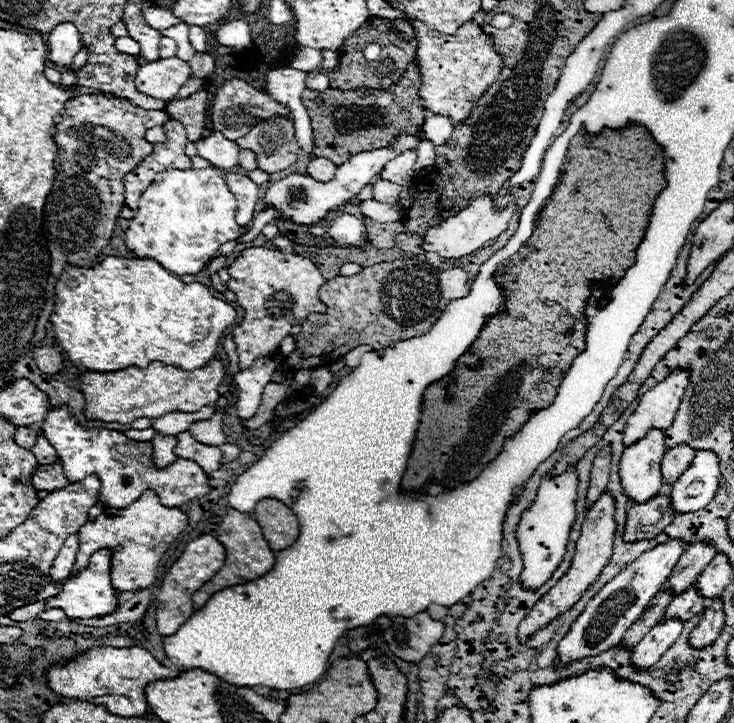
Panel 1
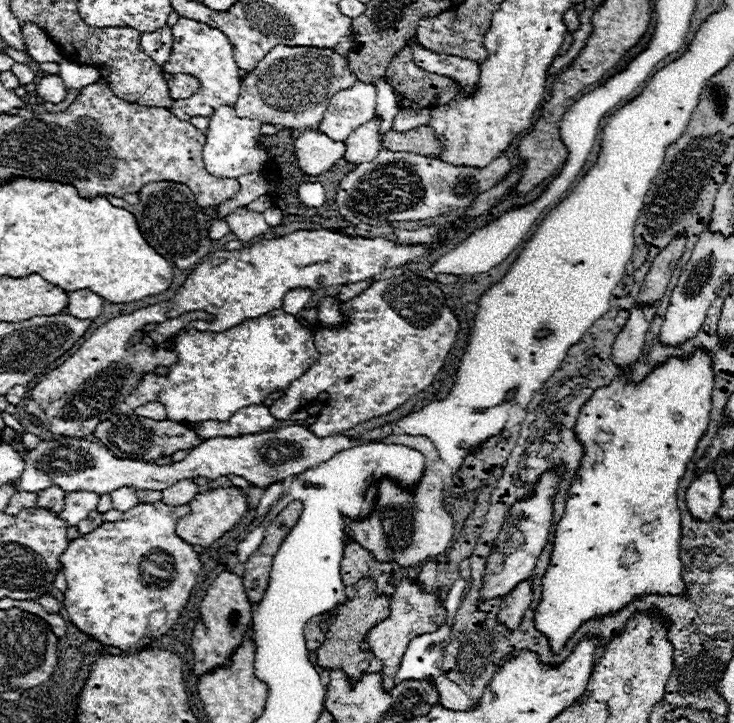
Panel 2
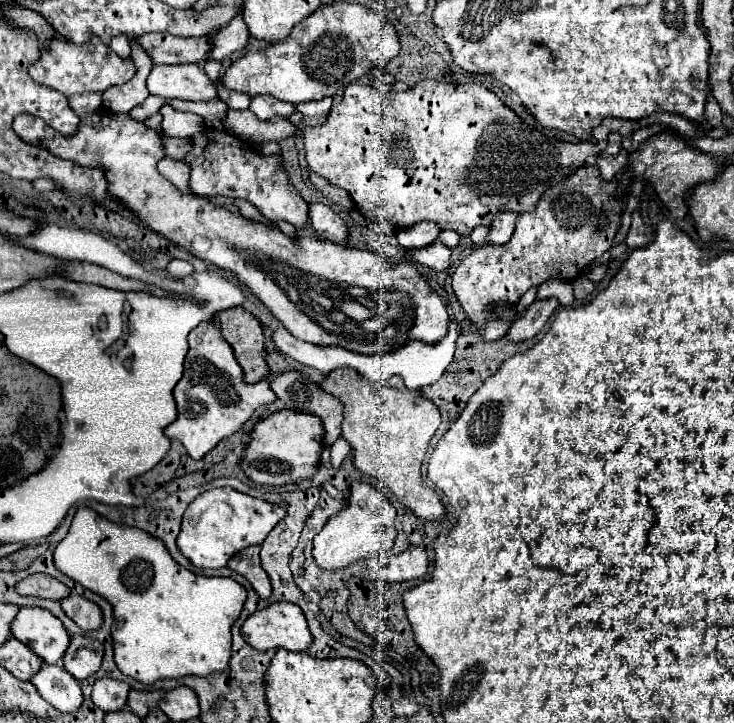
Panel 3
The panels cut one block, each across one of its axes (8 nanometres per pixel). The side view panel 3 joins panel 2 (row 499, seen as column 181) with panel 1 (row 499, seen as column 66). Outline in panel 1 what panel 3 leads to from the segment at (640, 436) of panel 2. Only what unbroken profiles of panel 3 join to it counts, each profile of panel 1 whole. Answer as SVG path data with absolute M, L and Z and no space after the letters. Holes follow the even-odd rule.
M572 464L566 468L564 474L558 476L546 474L538 486L536 500L522 512L516 536L524 562L524 570L520 574L520 584L524 590L538 590L544 582L550 580L554 570L560 566L566 554L570 528L576 520L576 496L578 496L578 472L576 464Z

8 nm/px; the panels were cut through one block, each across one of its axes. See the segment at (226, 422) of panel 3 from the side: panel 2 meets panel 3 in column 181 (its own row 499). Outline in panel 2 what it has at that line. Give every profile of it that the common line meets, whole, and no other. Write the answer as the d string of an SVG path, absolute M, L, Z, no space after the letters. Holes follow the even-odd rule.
M406 434L390 436L386 442L406 444L414 450L420 450L426 456L426 470L424 470L422 482L418 484L414 494L410 494L408 490L398 488L394 482L382 480L378 490L380 500L376 504L374 514L360 522L352 522L352 520L346 520L346 522L350 528L350 536L360 546L366 546L366 550L370 550L374 558L378 558L378 562L396 562L402 568L412 568L412 566L420 566L426 558L444 554L454 534L454 524L450 514L442 506L442 490L444 490L442 478L432 472L432 464L438 460L438 452L434 444L428 438L406 436Z

